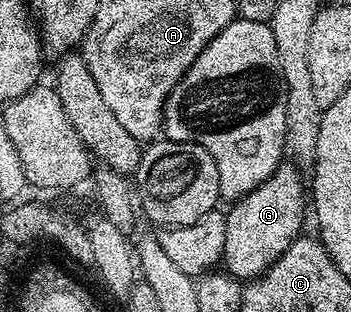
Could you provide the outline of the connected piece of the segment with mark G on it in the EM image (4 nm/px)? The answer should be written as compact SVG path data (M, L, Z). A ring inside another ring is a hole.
M280 163L249 195L239 198L227 213L225 247L222 264L226 272L240 279L254 279L262 275L274 261L281 259L285 251L304 232L303 197L305 201L305 181L300 166L295 163Z

